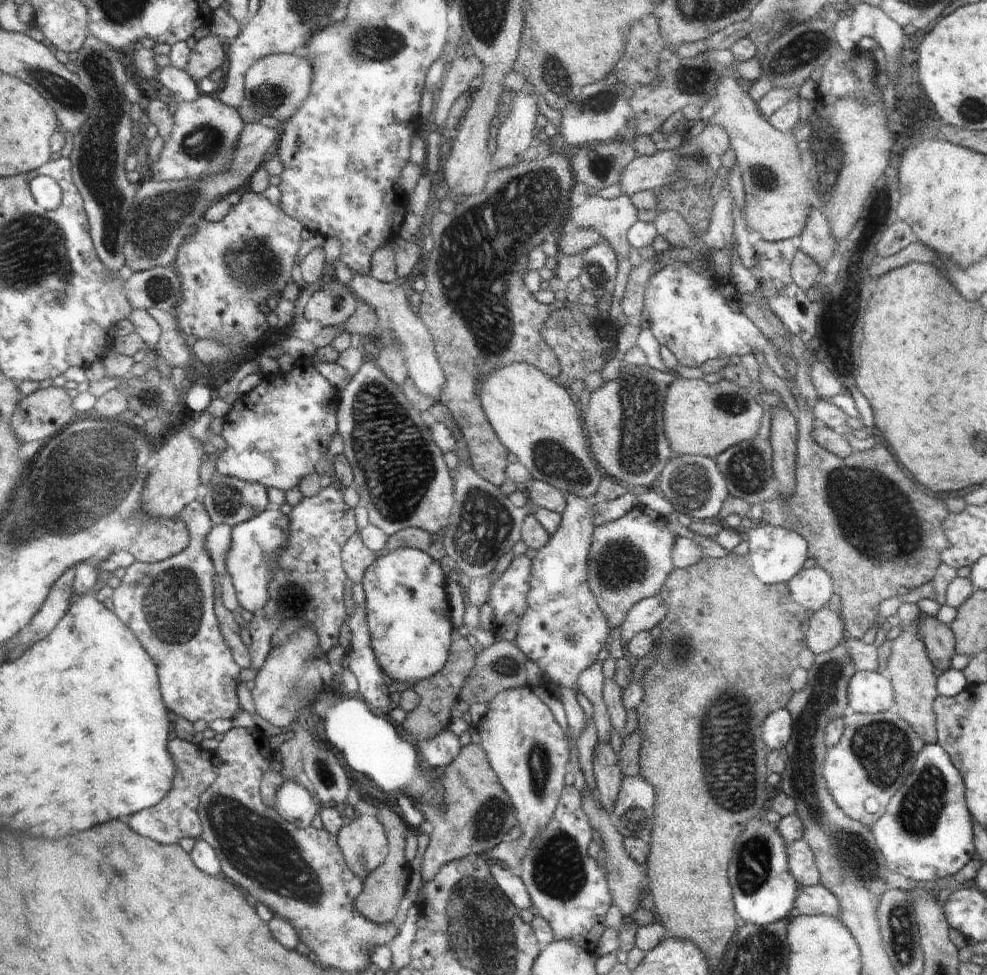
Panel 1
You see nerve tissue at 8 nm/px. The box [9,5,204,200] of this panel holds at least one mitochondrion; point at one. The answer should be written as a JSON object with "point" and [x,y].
{"point":[64,94]}

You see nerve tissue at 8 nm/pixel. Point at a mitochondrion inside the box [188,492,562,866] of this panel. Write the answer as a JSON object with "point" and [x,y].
{"point":[540,761]}

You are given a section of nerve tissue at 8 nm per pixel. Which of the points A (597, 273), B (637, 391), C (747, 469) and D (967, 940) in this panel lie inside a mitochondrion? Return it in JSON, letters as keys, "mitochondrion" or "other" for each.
{"A":"mitochondrion","B":"mitochondrion","C":"mitochondrion","D":"other"}

